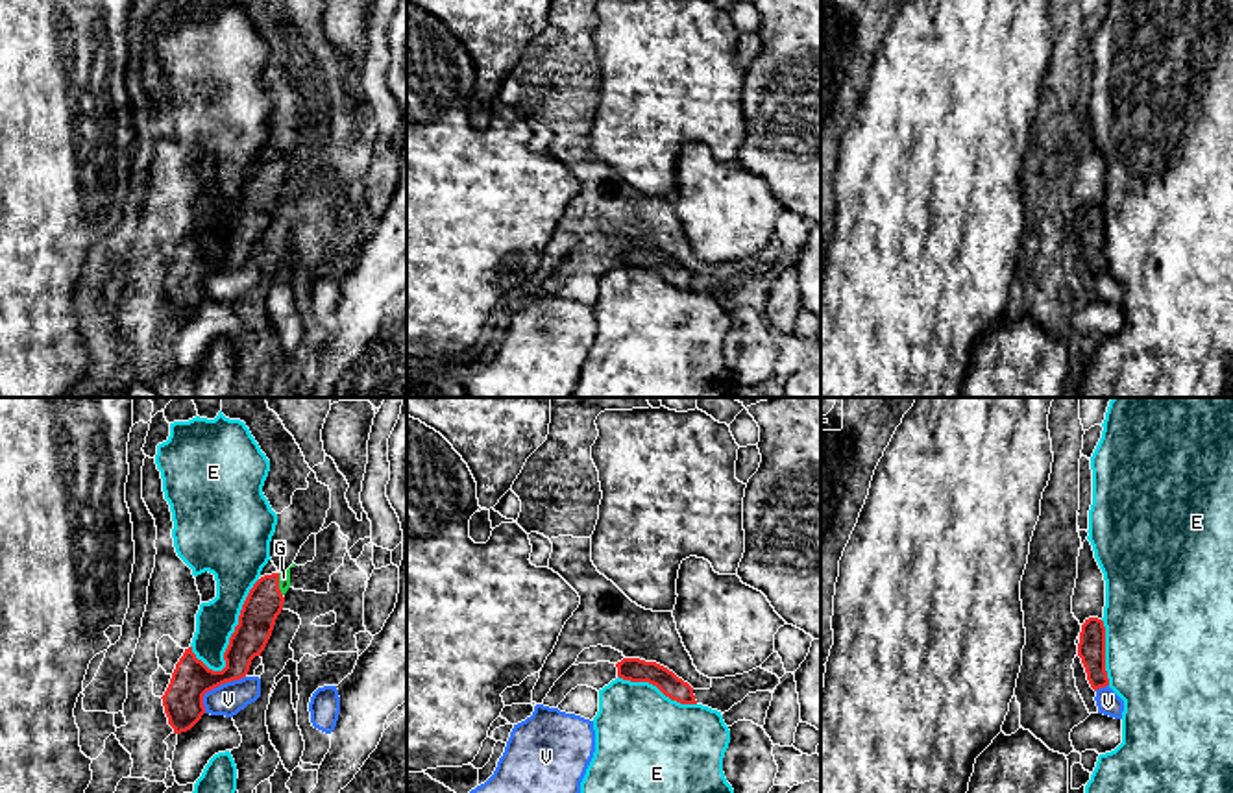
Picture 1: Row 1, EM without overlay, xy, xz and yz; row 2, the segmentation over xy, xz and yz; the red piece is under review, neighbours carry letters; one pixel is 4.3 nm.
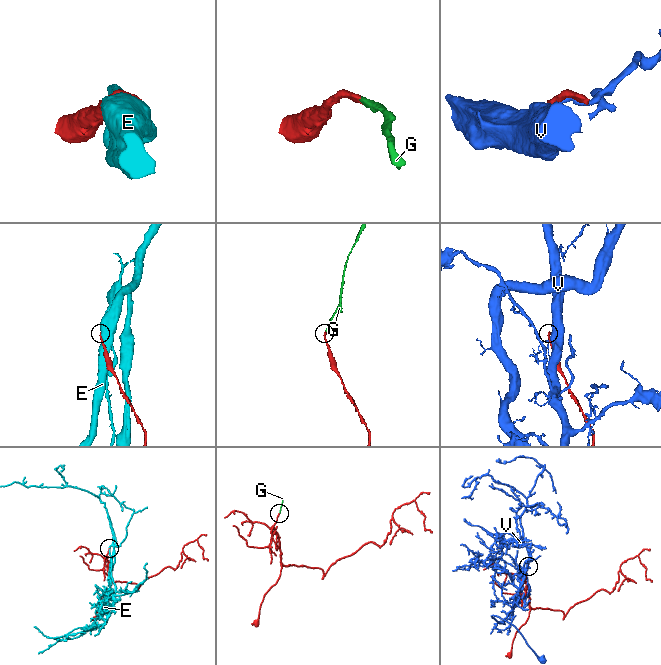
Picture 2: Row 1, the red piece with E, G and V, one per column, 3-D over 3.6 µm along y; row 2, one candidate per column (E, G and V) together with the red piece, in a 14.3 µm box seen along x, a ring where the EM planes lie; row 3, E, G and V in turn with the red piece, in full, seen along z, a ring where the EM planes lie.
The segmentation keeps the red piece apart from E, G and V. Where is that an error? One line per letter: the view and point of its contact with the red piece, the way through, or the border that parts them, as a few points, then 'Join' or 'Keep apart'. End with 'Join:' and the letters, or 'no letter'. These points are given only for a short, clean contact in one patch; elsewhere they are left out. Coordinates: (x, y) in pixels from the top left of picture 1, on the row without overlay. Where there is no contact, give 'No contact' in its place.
E: Touches red at xy (235, 217). Keep apart
G: Touches red at xy (278, 170). Path across: xy (265, 187), (278, 170), (283, 163). Join
V: Touches red at xy (215, 272). Keep apart
Join: G

